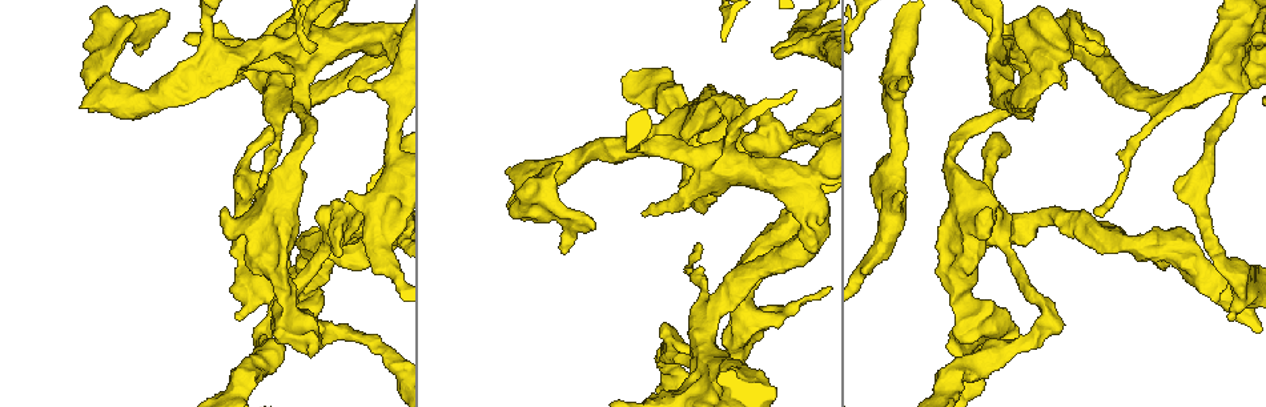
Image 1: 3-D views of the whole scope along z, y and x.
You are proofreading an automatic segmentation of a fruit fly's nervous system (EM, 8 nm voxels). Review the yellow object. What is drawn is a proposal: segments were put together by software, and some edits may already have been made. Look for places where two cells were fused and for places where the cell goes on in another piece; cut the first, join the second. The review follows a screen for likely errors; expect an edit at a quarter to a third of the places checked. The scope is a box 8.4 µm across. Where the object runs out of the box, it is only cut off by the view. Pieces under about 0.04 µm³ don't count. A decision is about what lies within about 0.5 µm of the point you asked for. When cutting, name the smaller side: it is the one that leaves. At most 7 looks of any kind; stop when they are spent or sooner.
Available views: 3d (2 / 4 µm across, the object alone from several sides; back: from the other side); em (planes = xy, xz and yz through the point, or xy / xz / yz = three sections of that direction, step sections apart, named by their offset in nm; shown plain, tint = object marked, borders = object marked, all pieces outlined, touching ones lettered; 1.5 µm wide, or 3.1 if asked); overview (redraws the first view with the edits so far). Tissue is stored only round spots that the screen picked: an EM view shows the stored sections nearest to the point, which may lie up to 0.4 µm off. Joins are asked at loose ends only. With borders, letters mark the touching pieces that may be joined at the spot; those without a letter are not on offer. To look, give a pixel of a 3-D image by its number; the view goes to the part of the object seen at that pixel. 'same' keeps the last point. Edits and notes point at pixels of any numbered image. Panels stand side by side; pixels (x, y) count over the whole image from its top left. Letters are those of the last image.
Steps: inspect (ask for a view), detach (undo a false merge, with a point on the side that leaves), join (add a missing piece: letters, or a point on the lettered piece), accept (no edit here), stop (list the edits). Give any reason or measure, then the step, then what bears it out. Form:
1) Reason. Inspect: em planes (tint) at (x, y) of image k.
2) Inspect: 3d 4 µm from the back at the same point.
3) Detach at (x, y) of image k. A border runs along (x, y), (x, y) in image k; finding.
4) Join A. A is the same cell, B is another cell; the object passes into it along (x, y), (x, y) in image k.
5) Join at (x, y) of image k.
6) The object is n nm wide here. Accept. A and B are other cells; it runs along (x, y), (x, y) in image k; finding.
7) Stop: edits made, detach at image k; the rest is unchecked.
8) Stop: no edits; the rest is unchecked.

Branch stops here. Inspect: 3d 4 µm at (1014, 29) of image 1.

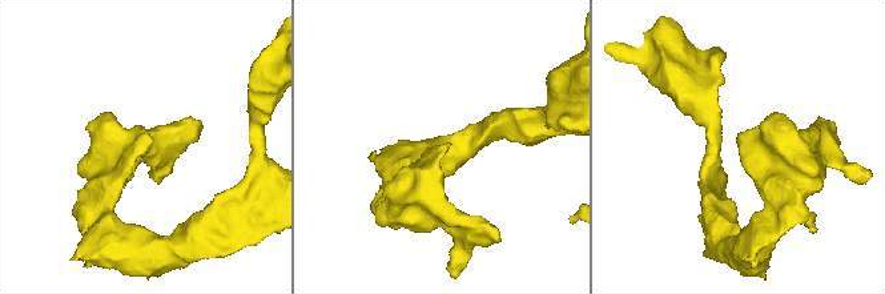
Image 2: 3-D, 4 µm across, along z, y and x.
Inspect: em xz step 8 (tint) at (740, 142) of image 2.

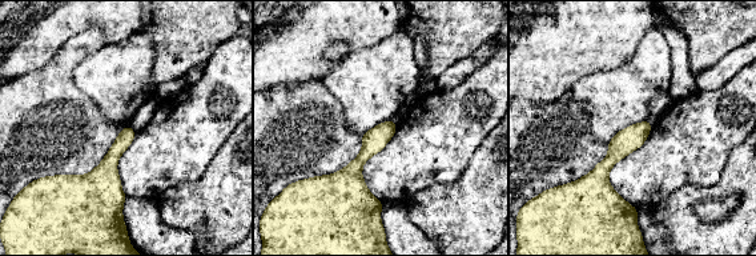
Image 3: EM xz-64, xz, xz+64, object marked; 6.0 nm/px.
Inspect: em xz step 8 (borders) at the same point.

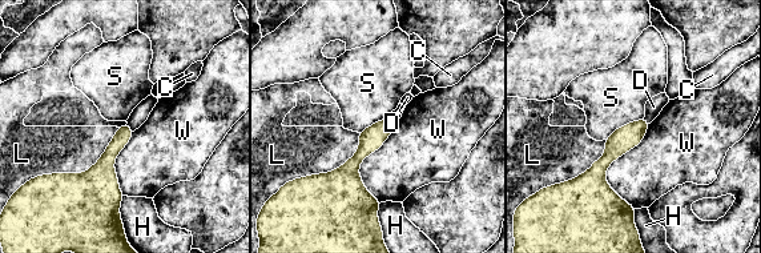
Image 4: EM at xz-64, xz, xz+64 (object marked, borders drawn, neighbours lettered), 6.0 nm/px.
Accept. C, D, H, L, S and W are other cells; a border runs along (643, 117), (620, 125), (606, 140) in image 4; no lettered piece goes on from it.

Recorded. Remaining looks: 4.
Sudden change in width. Inspect: em planes (plain) at (1238, 85) of image 1.

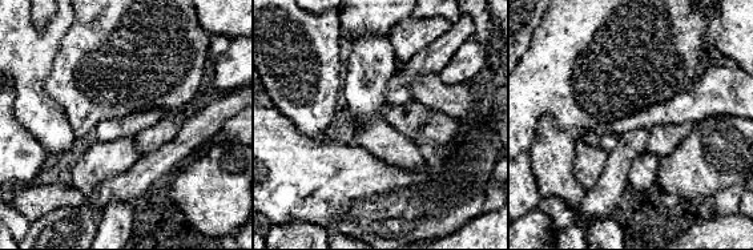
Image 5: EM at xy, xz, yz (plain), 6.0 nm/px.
See the neighbours. Inspect: em planes (borders) at the same point.

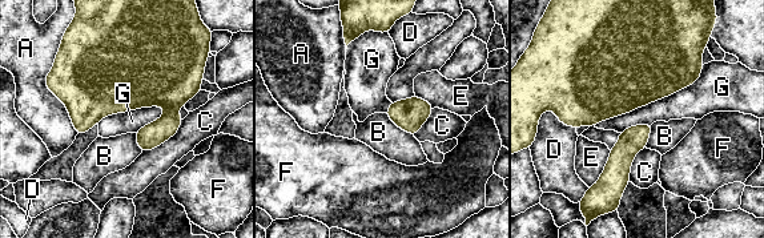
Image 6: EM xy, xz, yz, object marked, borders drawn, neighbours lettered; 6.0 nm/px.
The object is 400 nm wide here. Accept. A, B, C, D, E, F and G are other cells; a border runs along (704, 64), (690, 85), (594, 125) in image 6; one cell here.

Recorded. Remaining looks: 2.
Branch stops here. Inspect: em xy step 8 (tint) at (1230, 313) of image 1.

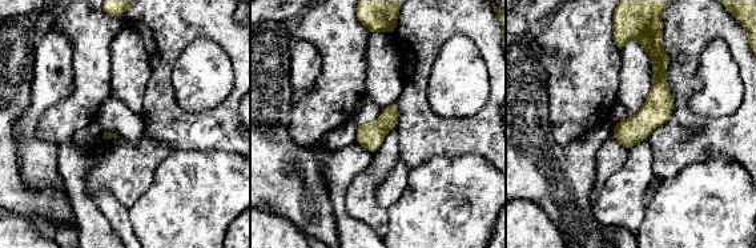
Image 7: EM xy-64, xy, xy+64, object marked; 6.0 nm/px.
Another direction. Inspect: em planes (borders) at the same point.

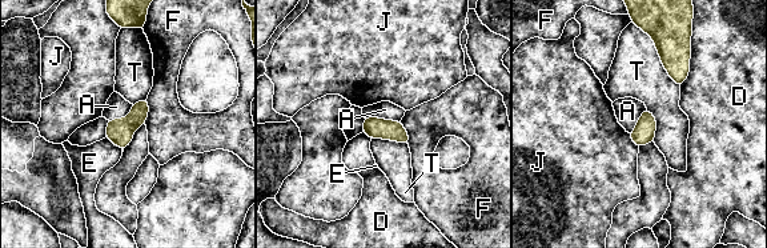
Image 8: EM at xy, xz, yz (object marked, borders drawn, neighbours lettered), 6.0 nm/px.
Accept. A, D, E, F, J and T are other cells; a border runs along (364, 116), (400, 122) in image 8; none of them fits.

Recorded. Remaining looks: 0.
Stop: no edits; the rest is unchecked.

